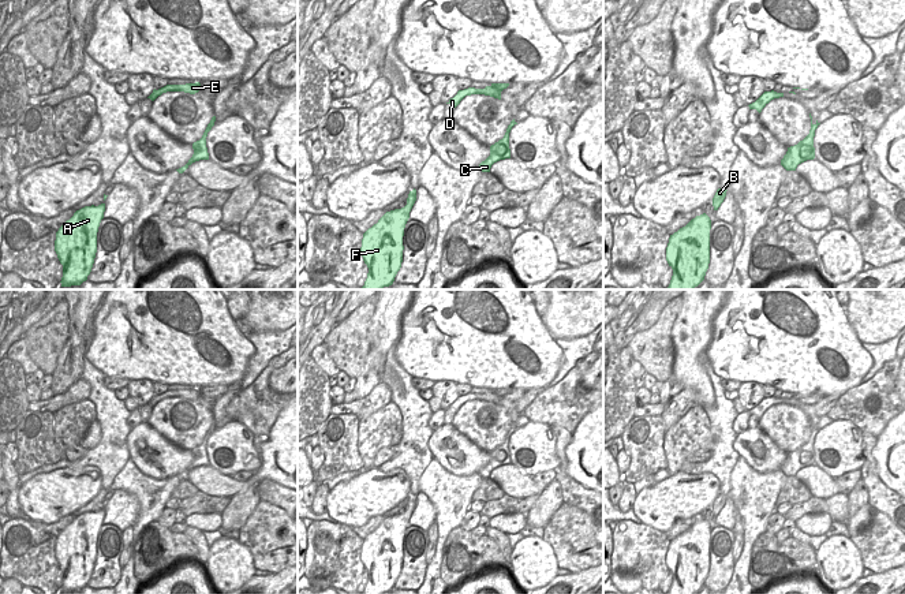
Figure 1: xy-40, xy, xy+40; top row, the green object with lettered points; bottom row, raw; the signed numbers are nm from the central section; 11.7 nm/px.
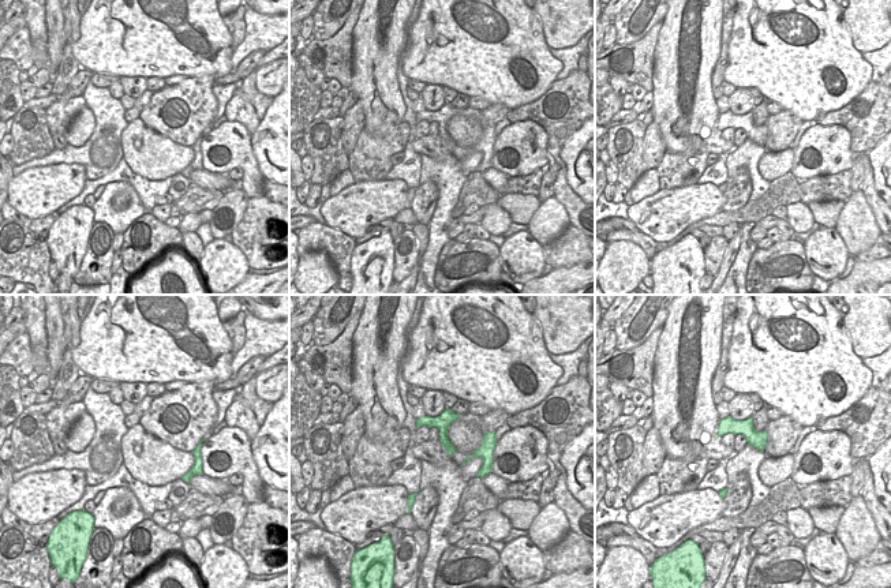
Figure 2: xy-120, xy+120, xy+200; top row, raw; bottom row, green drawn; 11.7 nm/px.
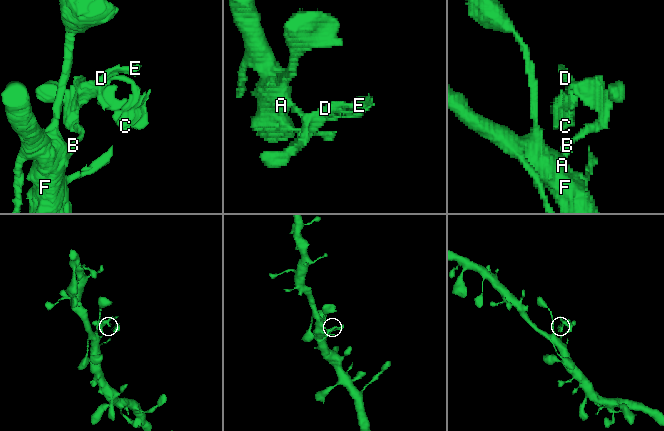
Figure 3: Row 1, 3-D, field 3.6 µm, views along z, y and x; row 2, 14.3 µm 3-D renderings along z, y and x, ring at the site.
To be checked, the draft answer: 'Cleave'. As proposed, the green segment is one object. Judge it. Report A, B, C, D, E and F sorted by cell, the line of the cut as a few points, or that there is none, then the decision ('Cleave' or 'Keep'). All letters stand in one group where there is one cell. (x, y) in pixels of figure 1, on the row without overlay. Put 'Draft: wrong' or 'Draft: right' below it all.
Groups: A F / B C D E. Split along xy (407, 508), (411, 512). Cleave
Draft: right

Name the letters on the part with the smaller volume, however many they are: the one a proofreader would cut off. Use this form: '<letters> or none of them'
B, C, D, E

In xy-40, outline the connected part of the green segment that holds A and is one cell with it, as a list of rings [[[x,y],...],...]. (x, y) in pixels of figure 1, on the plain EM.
[[[105,509],[85,512],[56,538],[55,557],[63,571],[61,593],[81,591],[91,578],[97,558],[97,538]]]

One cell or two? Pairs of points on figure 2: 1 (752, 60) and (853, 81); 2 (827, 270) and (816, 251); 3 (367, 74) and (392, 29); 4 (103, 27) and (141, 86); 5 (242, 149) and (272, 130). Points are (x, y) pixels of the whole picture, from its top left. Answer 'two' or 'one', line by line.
1: one
2: one
3: one
4: two
5: two

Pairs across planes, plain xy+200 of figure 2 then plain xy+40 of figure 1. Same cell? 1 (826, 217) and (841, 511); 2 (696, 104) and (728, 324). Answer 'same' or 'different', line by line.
1: same
2: different

